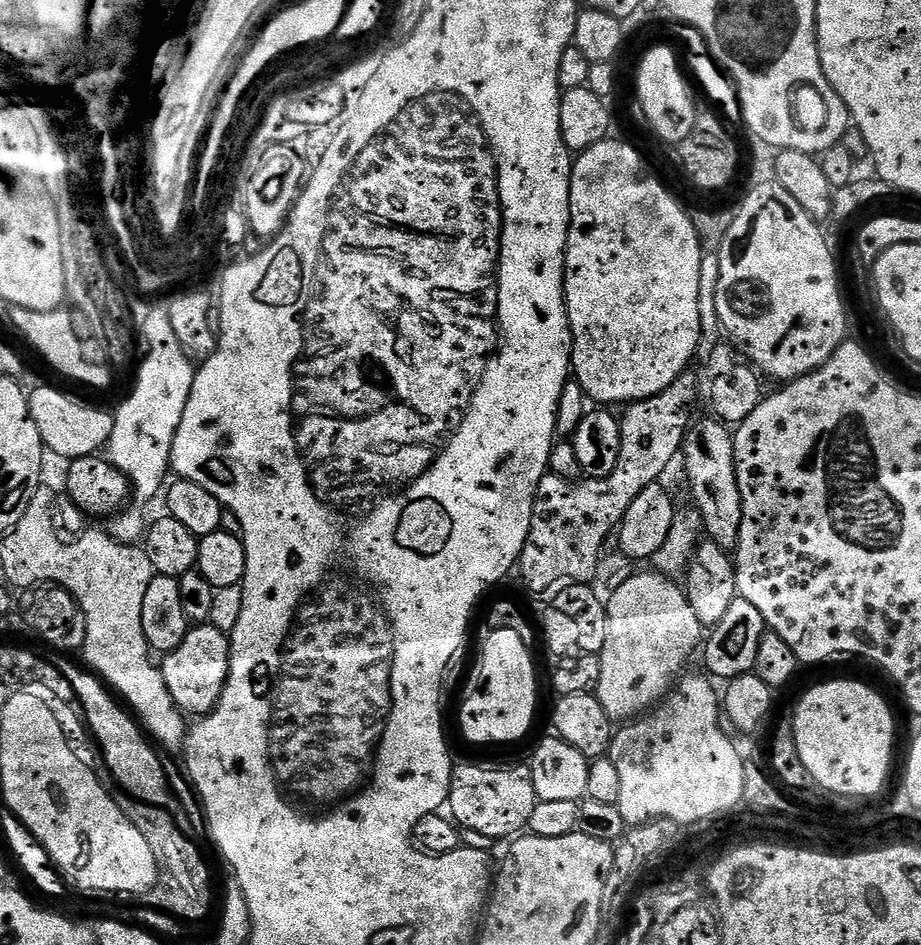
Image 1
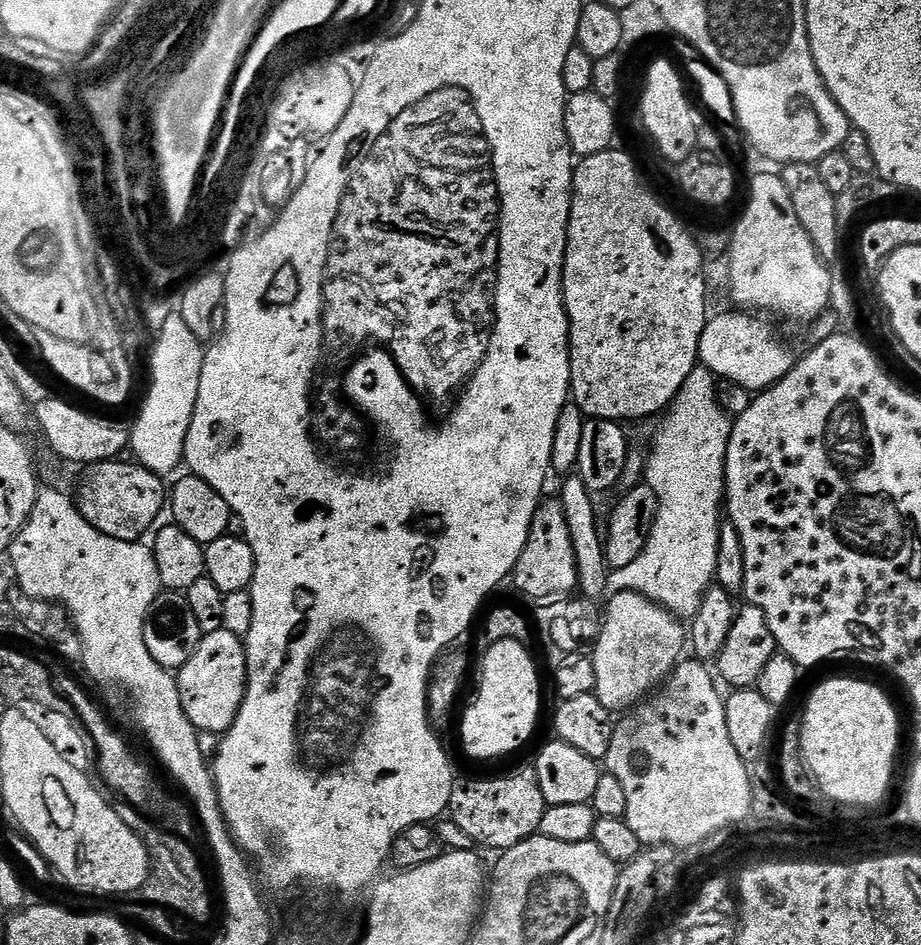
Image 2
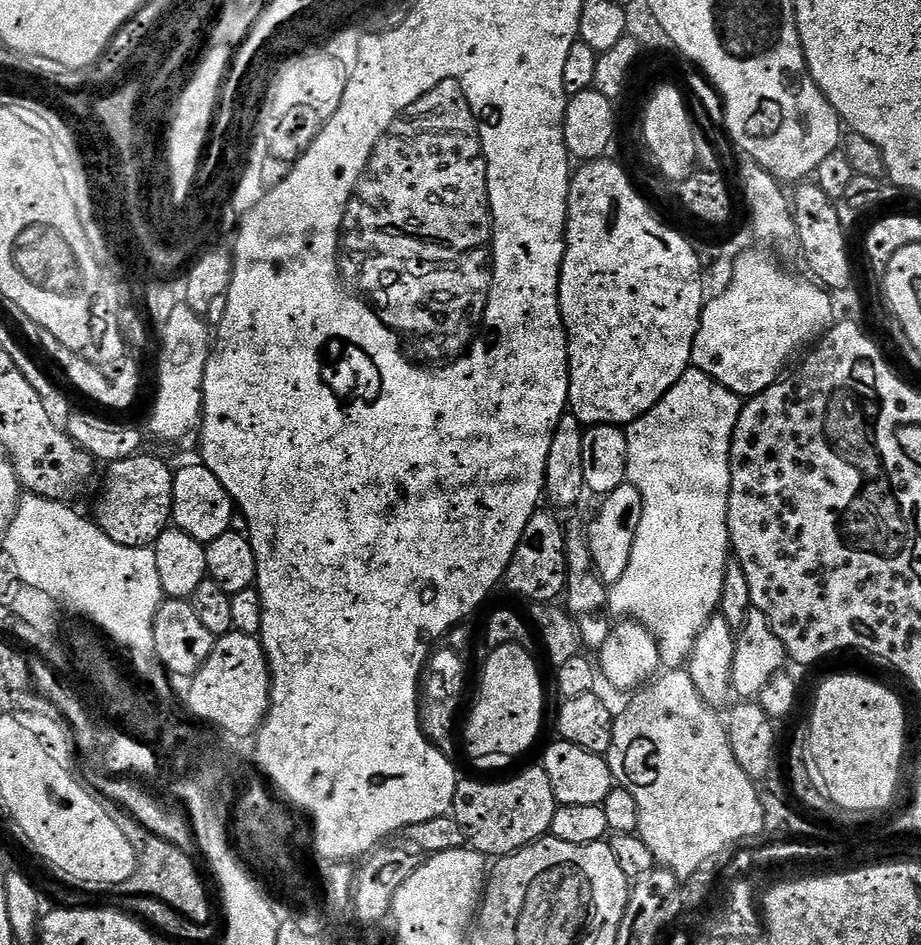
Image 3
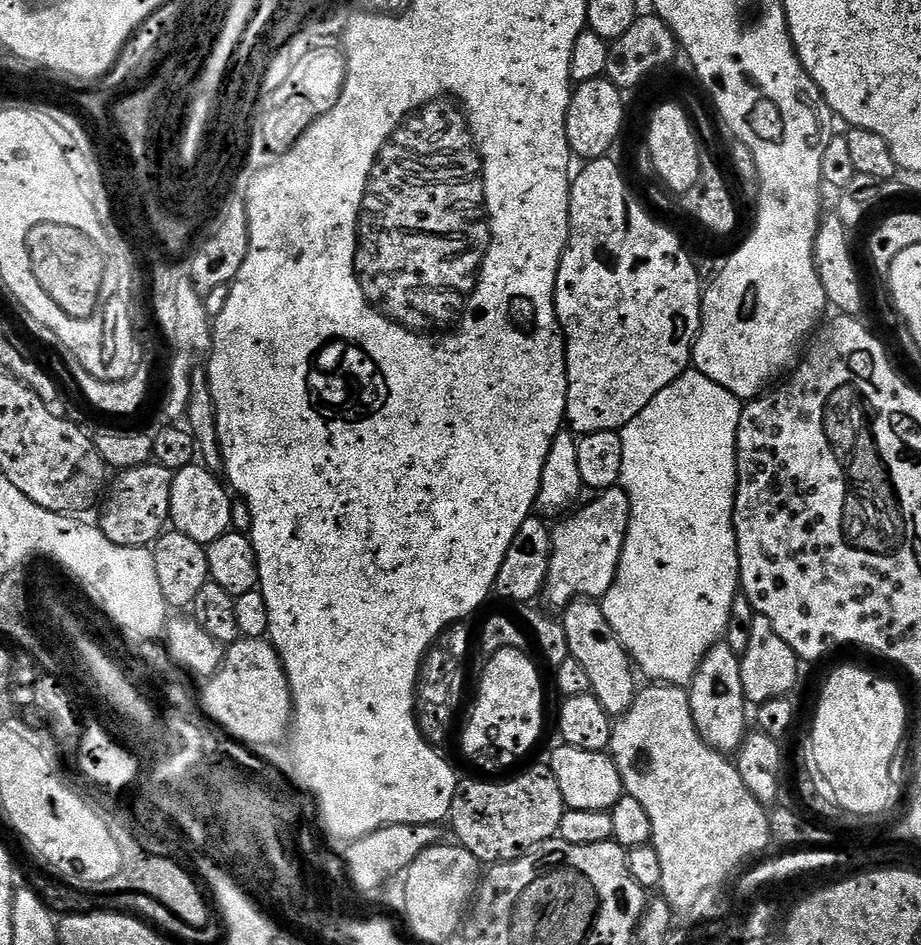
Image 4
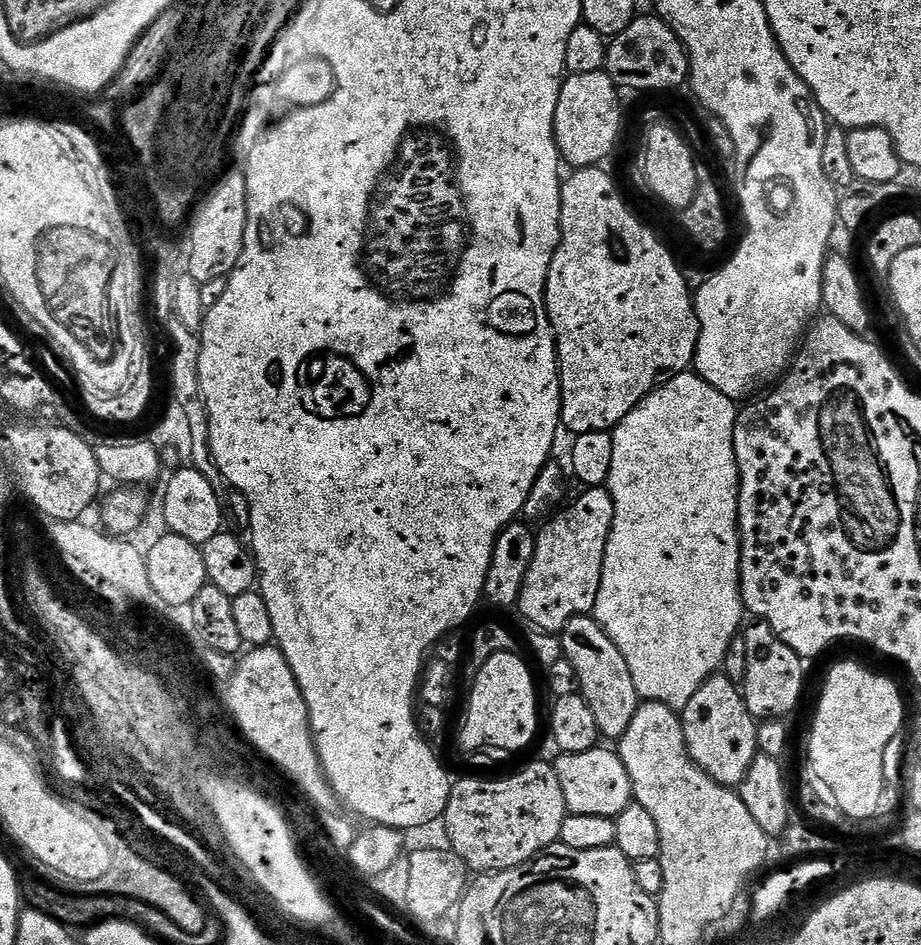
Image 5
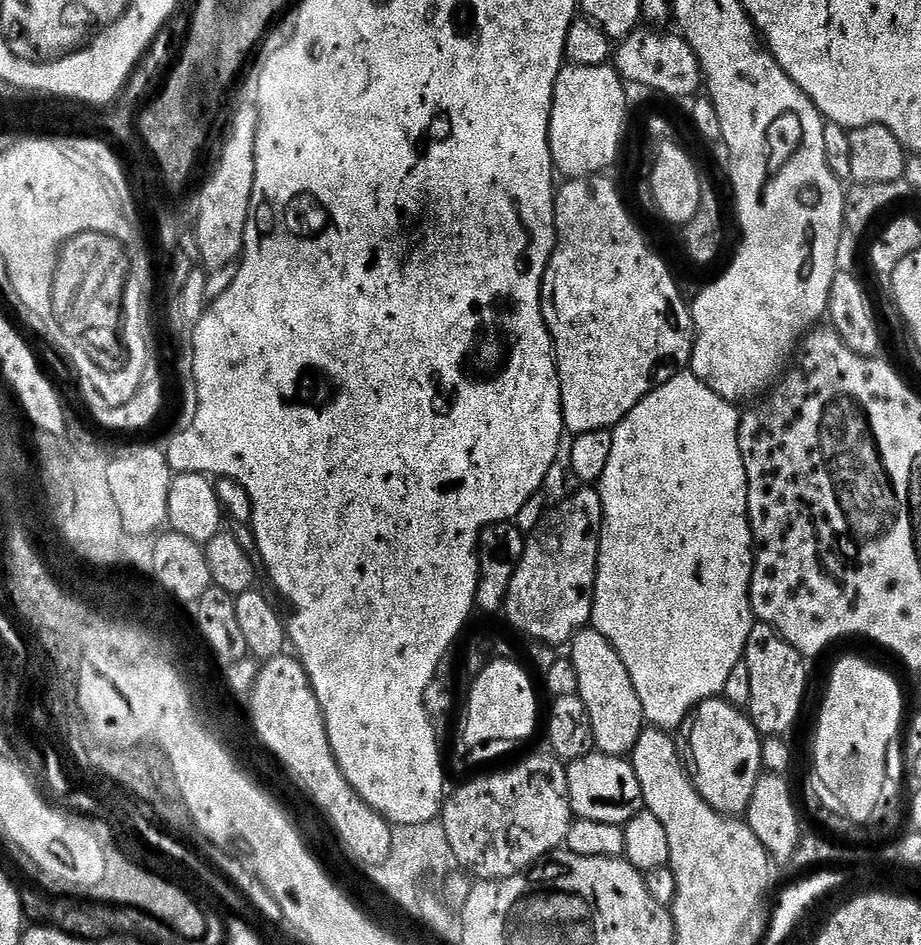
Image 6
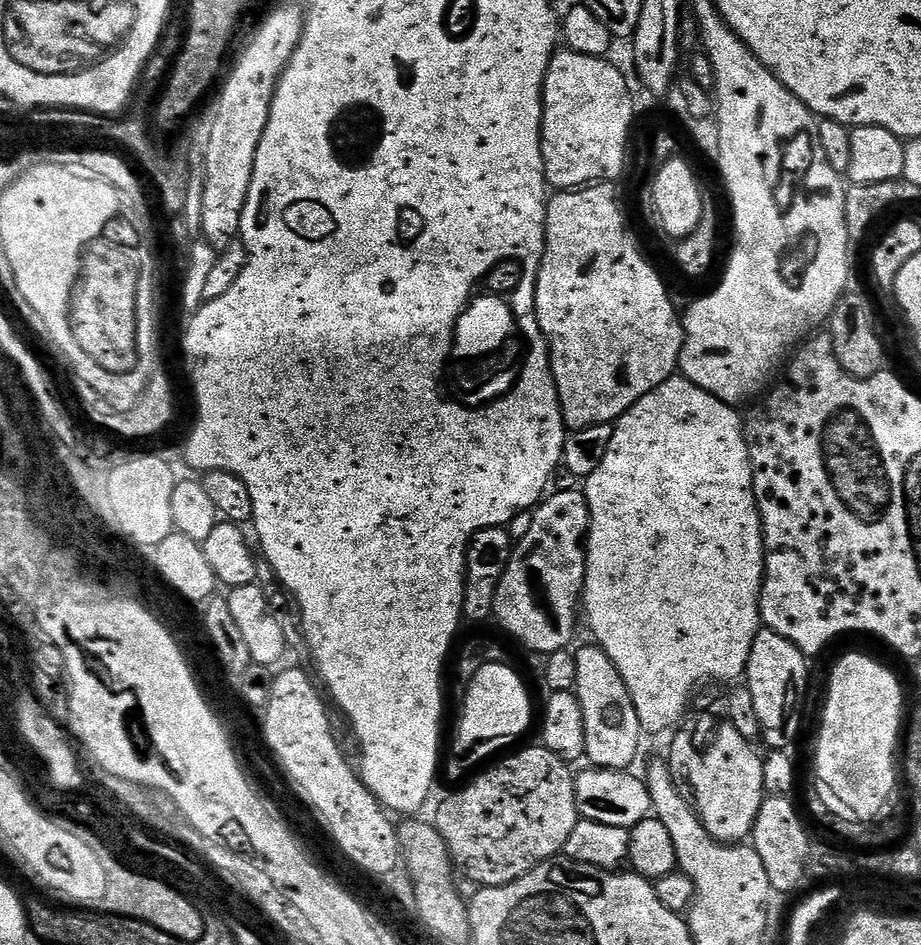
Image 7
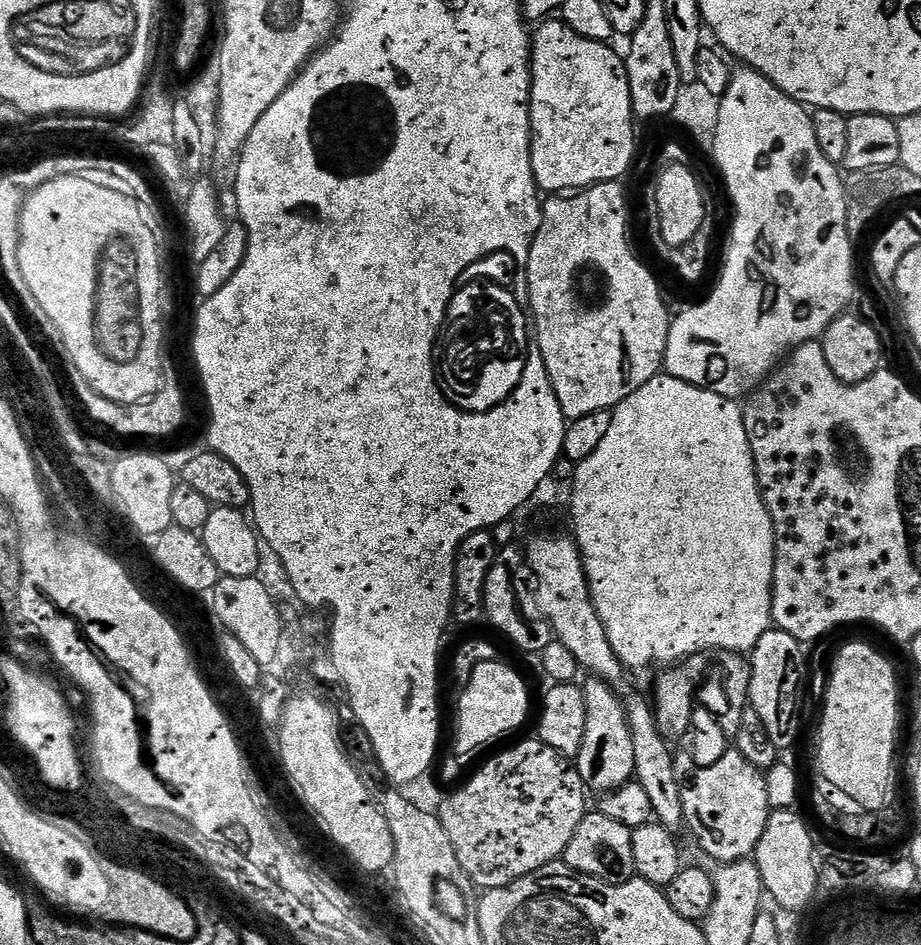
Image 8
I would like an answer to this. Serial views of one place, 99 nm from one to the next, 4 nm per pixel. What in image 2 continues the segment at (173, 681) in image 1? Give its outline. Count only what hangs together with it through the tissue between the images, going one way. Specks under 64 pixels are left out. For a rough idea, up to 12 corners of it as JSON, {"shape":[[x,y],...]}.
{"shape":[[201,635],[176,685],[201,733],[231,724],[248,687],[245,641]]}

